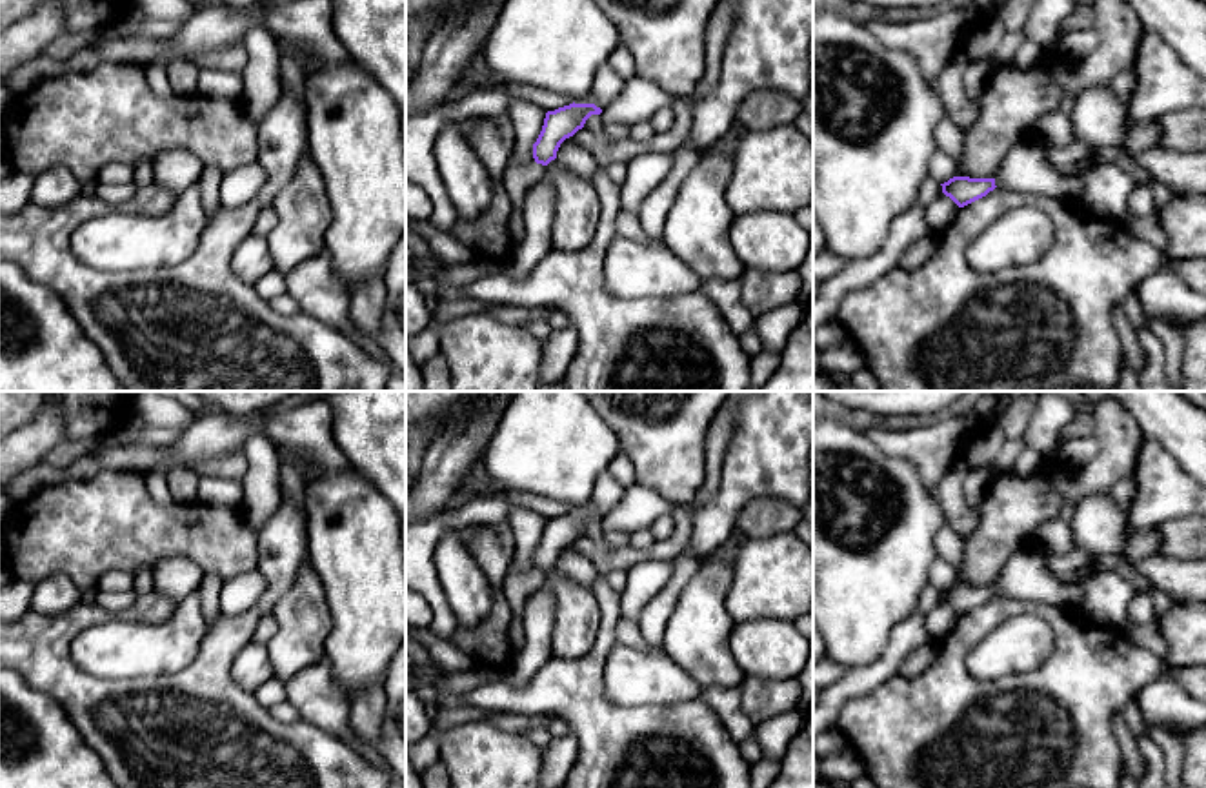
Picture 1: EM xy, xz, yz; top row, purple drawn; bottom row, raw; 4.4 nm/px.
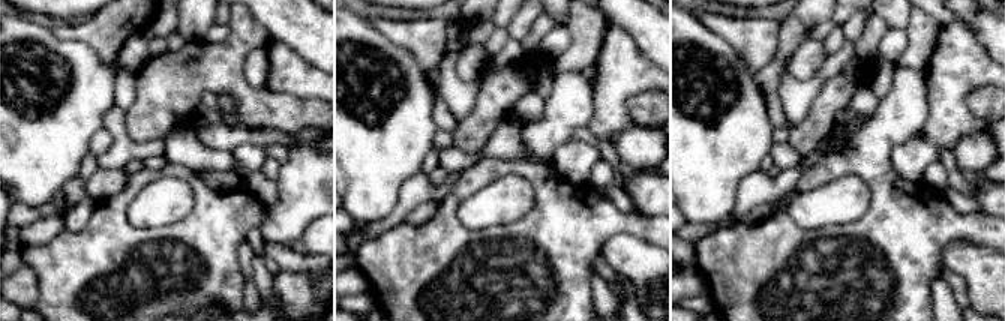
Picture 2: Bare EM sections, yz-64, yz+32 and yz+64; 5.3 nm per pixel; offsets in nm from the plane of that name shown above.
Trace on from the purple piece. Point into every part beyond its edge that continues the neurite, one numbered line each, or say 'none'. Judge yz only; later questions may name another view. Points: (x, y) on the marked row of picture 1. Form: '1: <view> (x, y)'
1: yz (1025, 170)

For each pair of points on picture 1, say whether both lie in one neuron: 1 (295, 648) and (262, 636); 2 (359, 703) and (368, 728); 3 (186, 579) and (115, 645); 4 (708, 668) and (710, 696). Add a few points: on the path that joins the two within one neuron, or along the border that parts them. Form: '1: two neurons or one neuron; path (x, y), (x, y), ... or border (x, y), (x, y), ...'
1: two neurons; border (273, 614), (277, 632), (266, 645)
2: one neuron; path (364, 708), (366, 723)
3: two neurons; border (197, 588), (177, 605)
4: two neurons; border (737, 683), (704, 690)

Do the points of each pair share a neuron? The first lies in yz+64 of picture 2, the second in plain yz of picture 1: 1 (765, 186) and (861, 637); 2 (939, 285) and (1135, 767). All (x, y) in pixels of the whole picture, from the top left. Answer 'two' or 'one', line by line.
1: two
2: one

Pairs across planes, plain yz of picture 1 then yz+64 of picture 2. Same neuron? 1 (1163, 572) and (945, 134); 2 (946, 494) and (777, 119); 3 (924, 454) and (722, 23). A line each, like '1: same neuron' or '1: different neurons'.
1: different neurons
2: different neurons
3: same neuron

